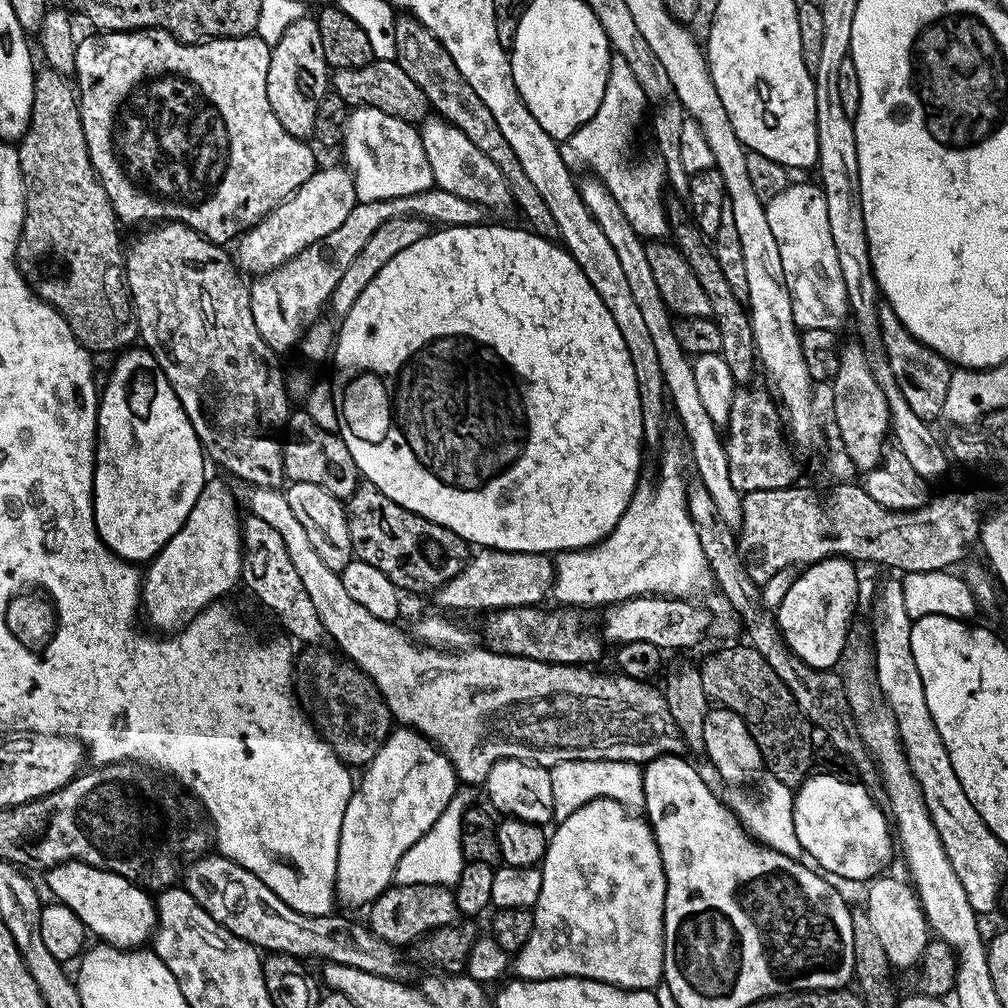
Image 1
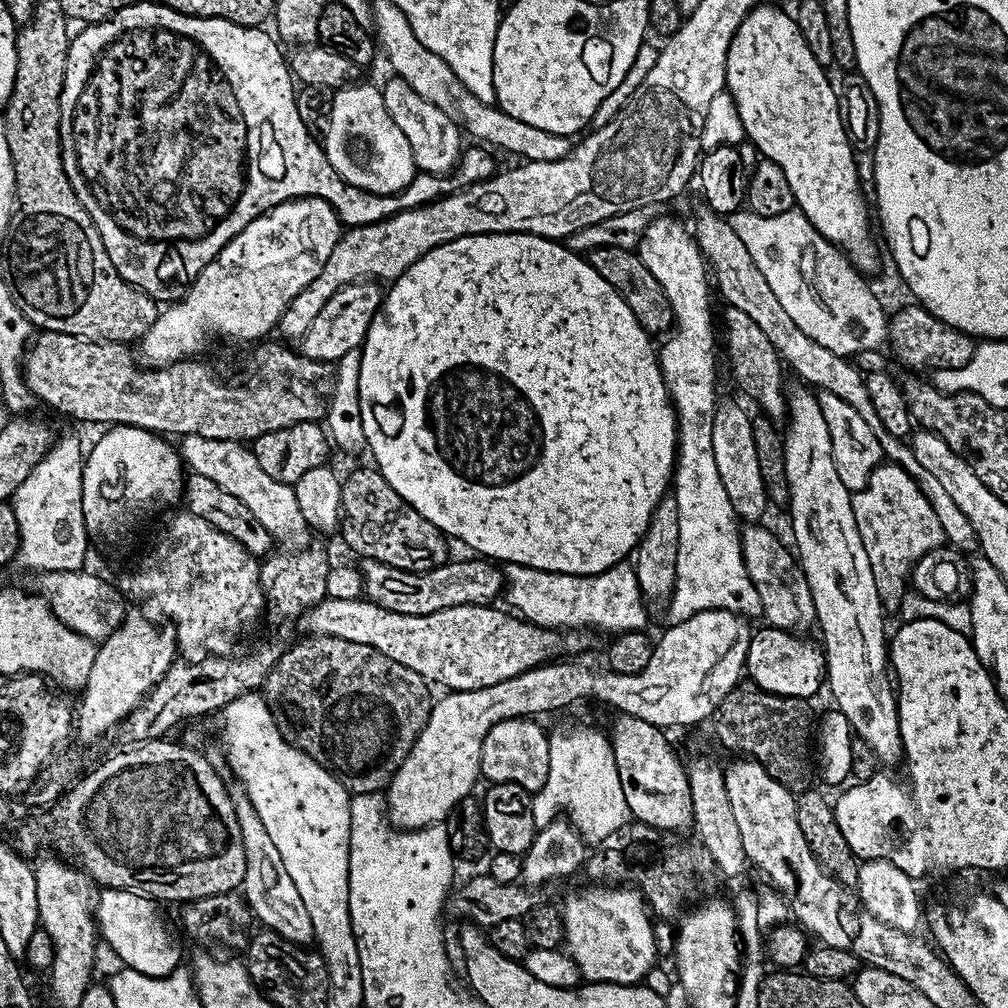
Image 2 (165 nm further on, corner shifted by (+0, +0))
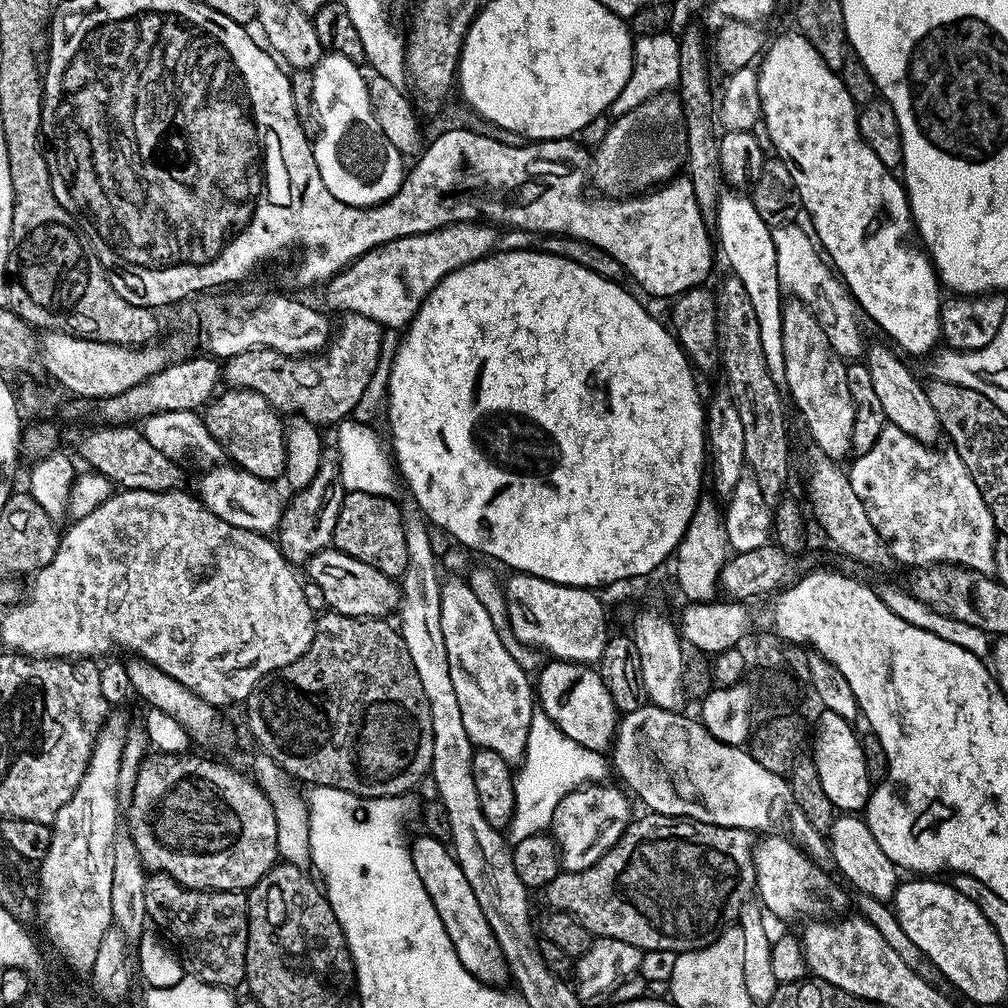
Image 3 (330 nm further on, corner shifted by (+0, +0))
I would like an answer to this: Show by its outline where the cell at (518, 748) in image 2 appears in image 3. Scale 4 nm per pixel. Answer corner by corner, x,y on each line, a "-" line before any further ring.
458,574
447,575
440,585
440,627
448,653
450,679
457,694
459,709
462,712
462,723
466,734
476,748
494,750
494,754
502,754
509,762
520,762
524,759
524,750
530,734
530,718
534,711
534,684
529,673
518,666
482,603
472,592
465,577

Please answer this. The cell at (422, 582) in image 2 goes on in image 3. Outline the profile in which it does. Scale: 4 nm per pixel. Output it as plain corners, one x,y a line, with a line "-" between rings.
334,546
330,548
323,548
318,554
314,554
306,562
306,569
307,568
308,576
310,579
312,579
309,581
311,581
317,590
319,590
319,592
322,594
322,598
326,598
328,608
331,609
331,611
337,612
338,614
342,614
343,616
359,616
361,618
384,618
389,615
387,612
395,613
400,607
401,585
397,583
393,577
382,574
382,570
374,570
374,566
366,566
366,562
358,562
358,558
350,558
350,554
339,552

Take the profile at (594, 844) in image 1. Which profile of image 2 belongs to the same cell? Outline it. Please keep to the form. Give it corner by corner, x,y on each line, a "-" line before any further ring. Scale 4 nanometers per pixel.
588,886
581,892
572,892
562,903
564,918
563,947
568,957
578,966
581,977
601,984
638,984
654,967
656,960
656,932
652,929
654,917
641,892
632,886

